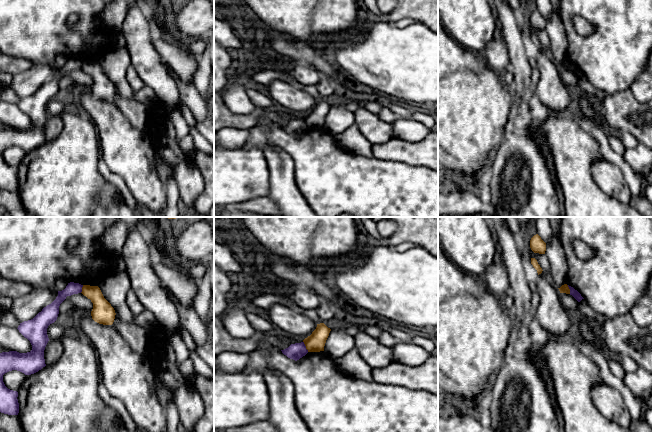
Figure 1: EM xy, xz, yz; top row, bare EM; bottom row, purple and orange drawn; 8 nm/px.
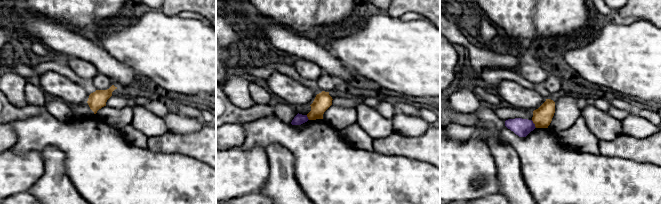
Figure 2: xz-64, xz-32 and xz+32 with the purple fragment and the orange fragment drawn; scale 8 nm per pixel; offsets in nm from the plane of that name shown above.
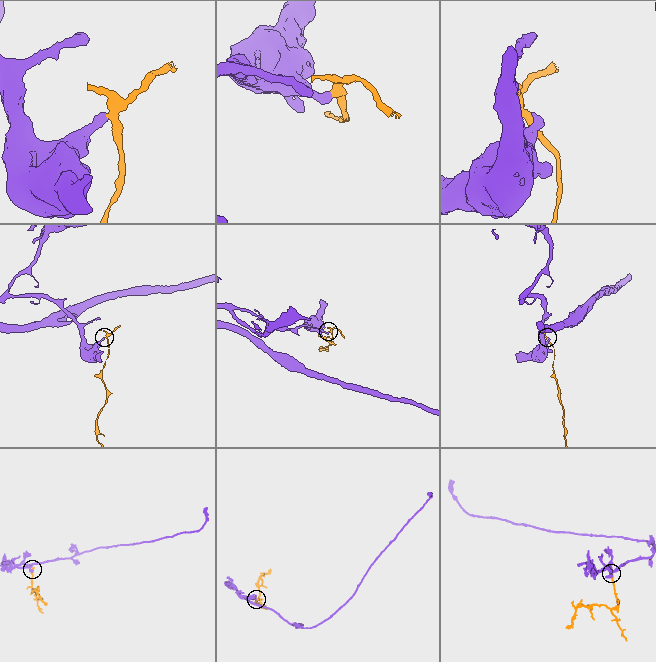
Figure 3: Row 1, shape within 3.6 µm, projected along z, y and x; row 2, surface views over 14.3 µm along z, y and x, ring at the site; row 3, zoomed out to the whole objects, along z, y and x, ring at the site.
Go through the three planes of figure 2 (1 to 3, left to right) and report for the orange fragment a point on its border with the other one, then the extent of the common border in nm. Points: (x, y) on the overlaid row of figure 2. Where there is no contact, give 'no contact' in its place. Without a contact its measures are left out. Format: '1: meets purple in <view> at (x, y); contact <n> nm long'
1: no contact
2: meets purple in xz-32 at (307, 117); contact 50 nm long
3: meets purple in xz+32 at (534, 124); contact 80 nm long

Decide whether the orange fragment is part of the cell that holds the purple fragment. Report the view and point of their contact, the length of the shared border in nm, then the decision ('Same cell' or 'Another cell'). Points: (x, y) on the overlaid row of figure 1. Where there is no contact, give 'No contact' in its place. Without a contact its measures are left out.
Touches purple at xz (305, 346). Shared border 100 nm. Another cell

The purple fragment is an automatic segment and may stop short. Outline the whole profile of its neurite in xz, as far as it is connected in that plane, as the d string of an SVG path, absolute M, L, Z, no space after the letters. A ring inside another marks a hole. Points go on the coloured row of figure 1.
M304 342L291 344L288 348L281 351L288 358L295 361L299 360L308 353Z

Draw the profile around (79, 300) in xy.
M82 293L67 296L65 300L72 302L75 308L80 308L89 313L91 313L93 309L93 303L91 300L84 296Z

